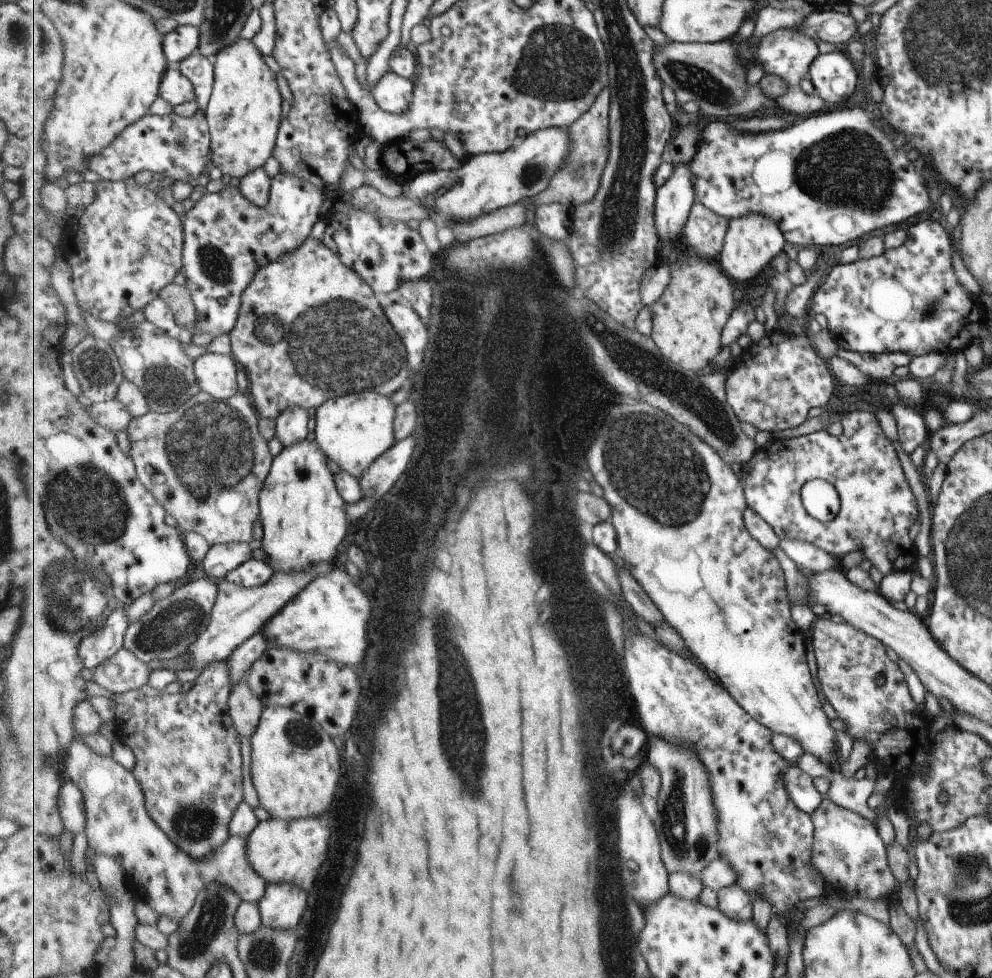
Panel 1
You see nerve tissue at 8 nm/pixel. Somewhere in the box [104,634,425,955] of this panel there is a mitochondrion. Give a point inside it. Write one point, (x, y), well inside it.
(194, 822)

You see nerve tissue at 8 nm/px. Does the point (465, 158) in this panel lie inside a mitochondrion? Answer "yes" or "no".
no

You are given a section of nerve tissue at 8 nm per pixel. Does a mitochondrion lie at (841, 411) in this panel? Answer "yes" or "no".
no

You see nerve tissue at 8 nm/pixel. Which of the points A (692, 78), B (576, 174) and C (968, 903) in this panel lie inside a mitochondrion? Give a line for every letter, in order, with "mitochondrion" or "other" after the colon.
A: mitochondrion
B: mitochondrion
C: mitochondrion

